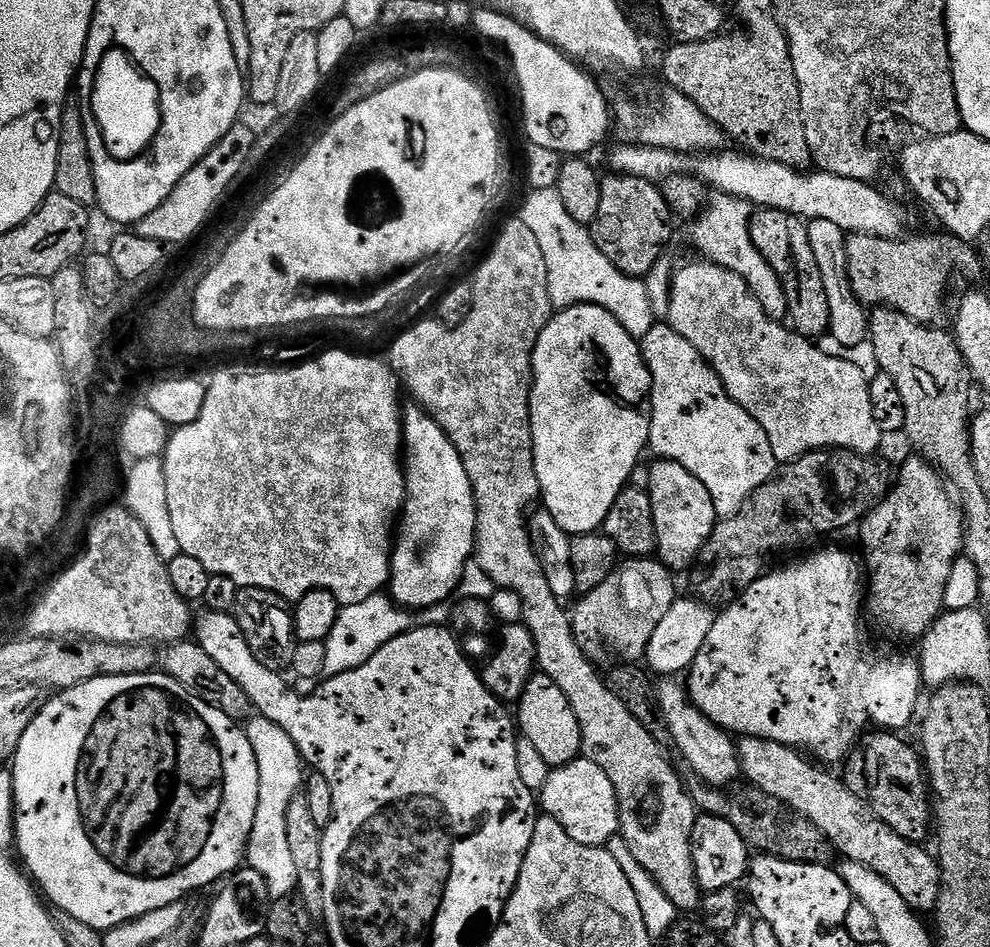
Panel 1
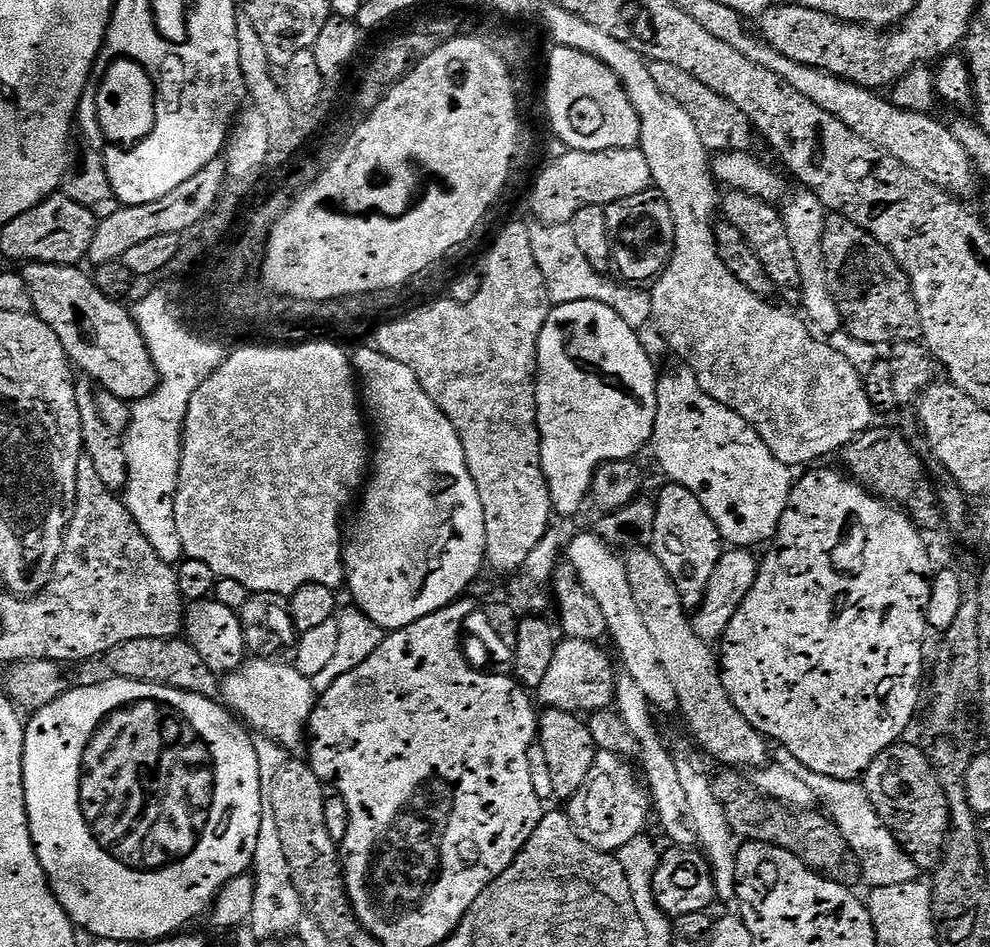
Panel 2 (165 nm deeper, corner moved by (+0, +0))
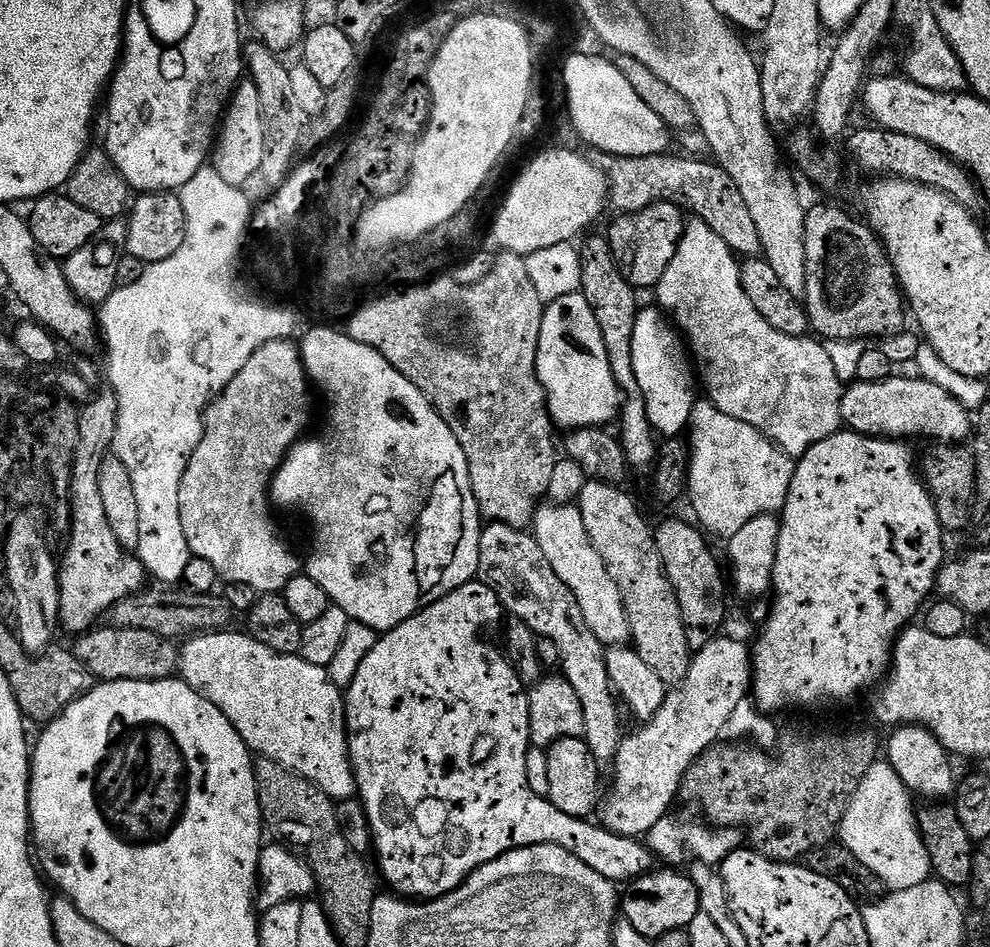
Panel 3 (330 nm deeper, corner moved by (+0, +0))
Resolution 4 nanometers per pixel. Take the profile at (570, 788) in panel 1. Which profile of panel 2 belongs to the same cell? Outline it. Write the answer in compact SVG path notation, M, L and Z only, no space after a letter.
M597 751L594 766L590 766L590 778L586 778L582 790L578 790L578 794L574 794L566 804L568 817L578 838L582 838L582 842L586 842L591 848L596 848L600 852L617 853L626 842L643 833L646 828L644 823L650 820L650 797L647 787L642 783L637 769L635 767L632 769L628 764L631 763L617 752Z

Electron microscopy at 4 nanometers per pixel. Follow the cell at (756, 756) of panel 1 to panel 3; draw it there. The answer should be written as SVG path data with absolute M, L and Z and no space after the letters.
M589 480L580 491L578 507L582 522L586 522L586 534L590 534L590 542L594 542L594 550L602 554L606 570L610 570L610 578L614 578L618 594L622 594L635 651L664 684L675 686L686 678L694 652L688 646L682 606L678 606L674 586L664 573L653 525L644 521L639 506L624 490L615 484Z

